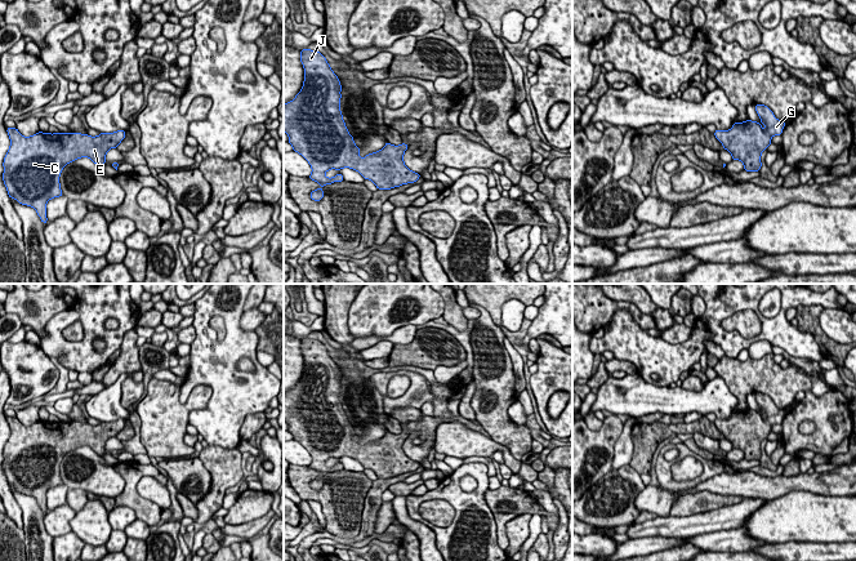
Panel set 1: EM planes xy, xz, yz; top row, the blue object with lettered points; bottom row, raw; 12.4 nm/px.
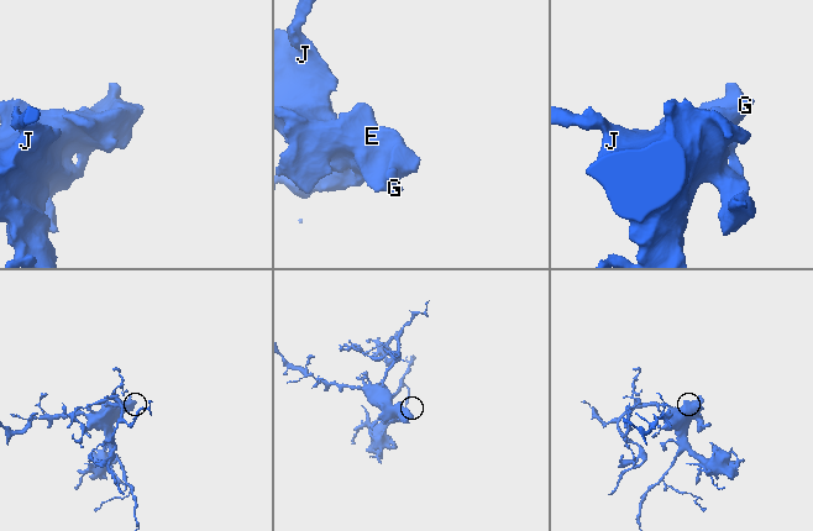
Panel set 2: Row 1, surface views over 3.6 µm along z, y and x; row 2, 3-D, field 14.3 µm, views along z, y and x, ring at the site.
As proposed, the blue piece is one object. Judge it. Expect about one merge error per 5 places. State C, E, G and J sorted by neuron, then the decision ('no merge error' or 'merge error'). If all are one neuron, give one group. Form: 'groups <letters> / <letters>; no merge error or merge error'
groups C E G J; no merge error

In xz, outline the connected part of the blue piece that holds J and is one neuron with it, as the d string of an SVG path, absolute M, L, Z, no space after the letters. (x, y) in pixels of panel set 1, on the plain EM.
M302 338L300 351L306 368L295 387L284 393L284 419L293 438L311 454L308 467L321 473L309 482L311 487L322 489L324 475L344 469L340 462L327 467L325 462L330 458L353 458L378 478L416 471L420 463L404 451L406 432L393 435L387 431L378 441L360 446L360 437L340 401L342 374L338 365L317 339Z

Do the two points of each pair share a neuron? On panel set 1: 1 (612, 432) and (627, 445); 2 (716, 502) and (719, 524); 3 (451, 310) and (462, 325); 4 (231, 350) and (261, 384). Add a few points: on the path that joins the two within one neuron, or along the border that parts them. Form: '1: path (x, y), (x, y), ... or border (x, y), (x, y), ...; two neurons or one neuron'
1: border (623, 424), (610, 467); two neurons
2: border (743, 498), (731, 504), (723, 504), (687, 516); two neurons
3: path (453, 314), (459, 321); one neuron
4: path (231, 364), (231, 379), (237, 386), (246, 386); one neuron

